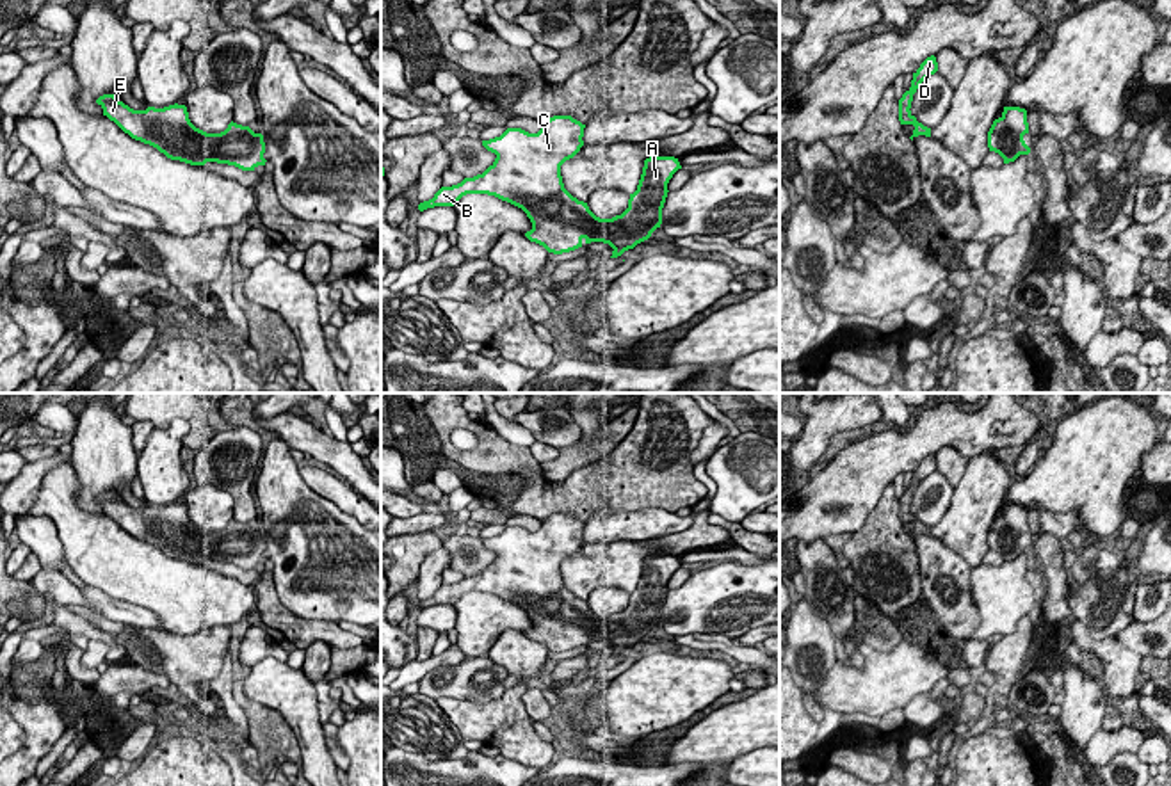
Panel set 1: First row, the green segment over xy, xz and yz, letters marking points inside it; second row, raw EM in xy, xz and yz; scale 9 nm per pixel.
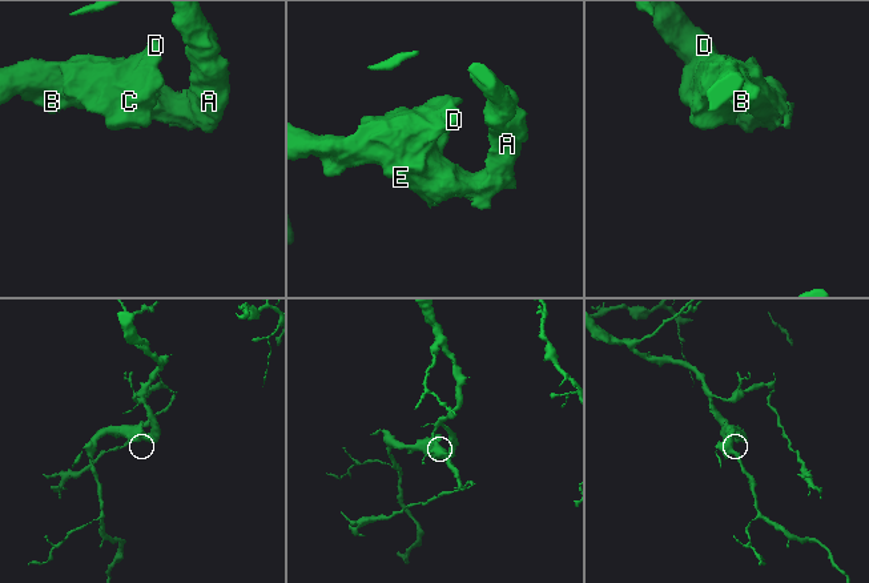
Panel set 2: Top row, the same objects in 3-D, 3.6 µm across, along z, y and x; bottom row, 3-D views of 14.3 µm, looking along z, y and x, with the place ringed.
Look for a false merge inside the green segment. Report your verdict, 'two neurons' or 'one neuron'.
one neuron

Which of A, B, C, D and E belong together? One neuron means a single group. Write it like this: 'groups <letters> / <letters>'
groups A B C D E

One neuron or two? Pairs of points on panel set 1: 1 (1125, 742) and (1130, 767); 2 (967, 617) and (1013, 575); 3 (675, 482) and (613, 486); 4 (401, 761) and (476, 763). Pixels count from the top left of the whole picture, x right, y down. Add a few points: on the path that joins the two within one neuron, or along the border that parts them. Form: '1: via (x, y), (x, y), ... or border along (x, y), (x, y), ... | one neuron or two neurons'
1: border along (1136, 753), (1118, 753), (1100, 767) | two neurons
2: border along (972, 568), (970, 594), (979, 626), (969, 639) | two neurons
3: via (659, 482), (629, 482) | one neuron
4: via (419, 767), (458, 767) | one neuron

